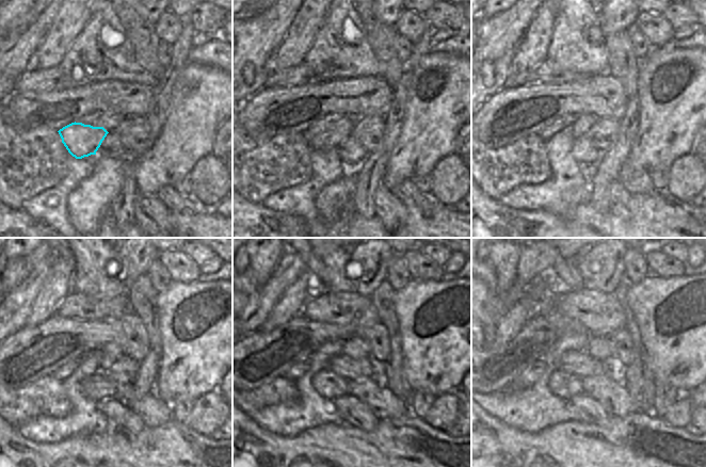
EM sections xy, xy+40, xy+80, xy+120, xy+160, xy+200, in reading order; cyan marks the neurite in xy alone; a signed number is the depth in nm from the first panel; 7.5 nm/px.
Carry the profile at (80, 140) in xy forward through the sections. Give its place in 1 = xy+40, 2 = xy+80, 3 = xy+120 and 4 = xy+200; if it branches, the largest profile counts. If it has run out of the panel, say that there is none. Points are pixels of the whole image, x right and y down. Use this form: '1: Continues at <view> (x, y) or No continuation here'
1: Continues at xy+40 (323, 134)
2: Continues at xy+80 (580, 126)
3: Continues at xy+120 (111, 352)
4: Continues at xy+200 (603, 349).

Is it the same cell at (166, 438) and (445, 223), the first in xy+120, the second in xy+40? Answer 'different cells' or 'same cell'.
same cell

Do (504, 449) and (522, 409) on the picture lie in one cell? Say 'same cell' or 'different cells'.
different cells

